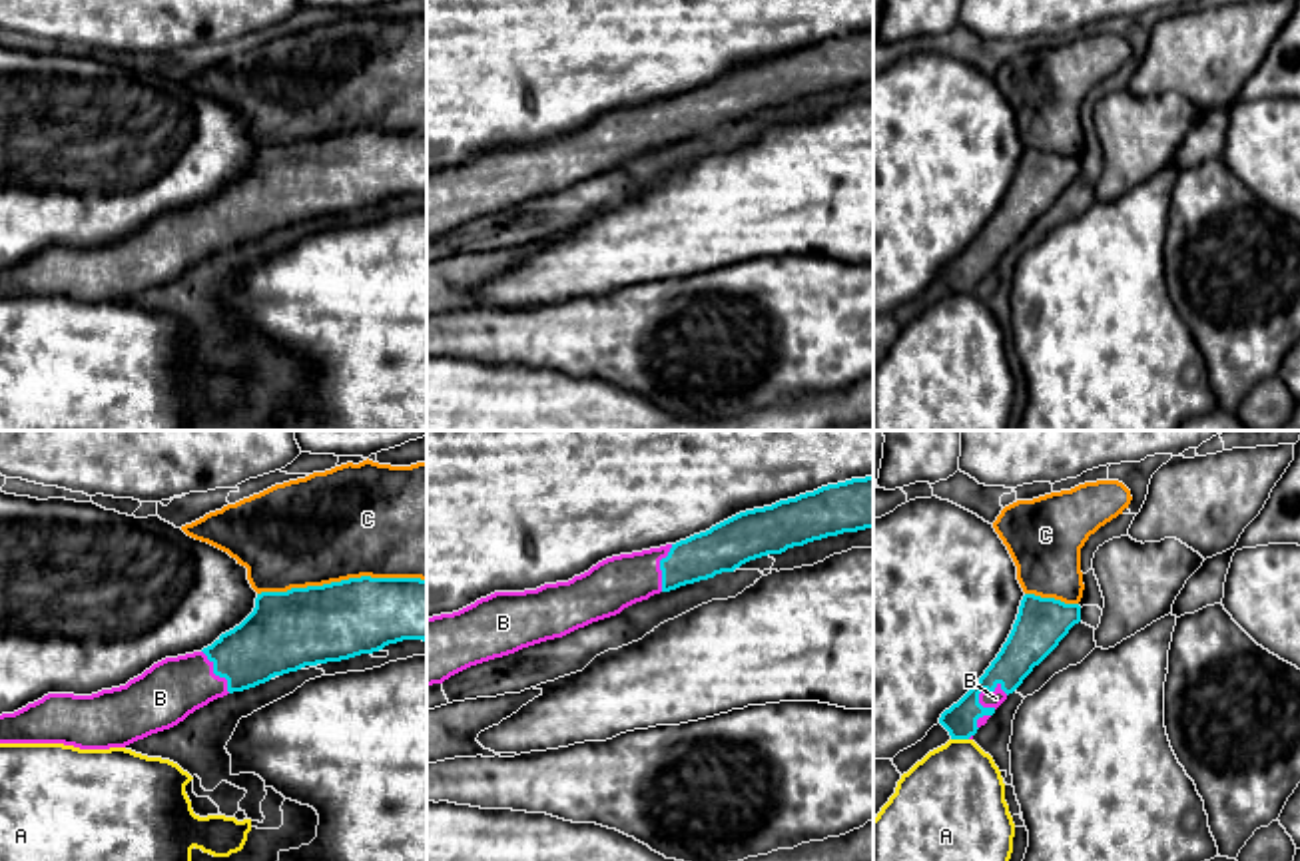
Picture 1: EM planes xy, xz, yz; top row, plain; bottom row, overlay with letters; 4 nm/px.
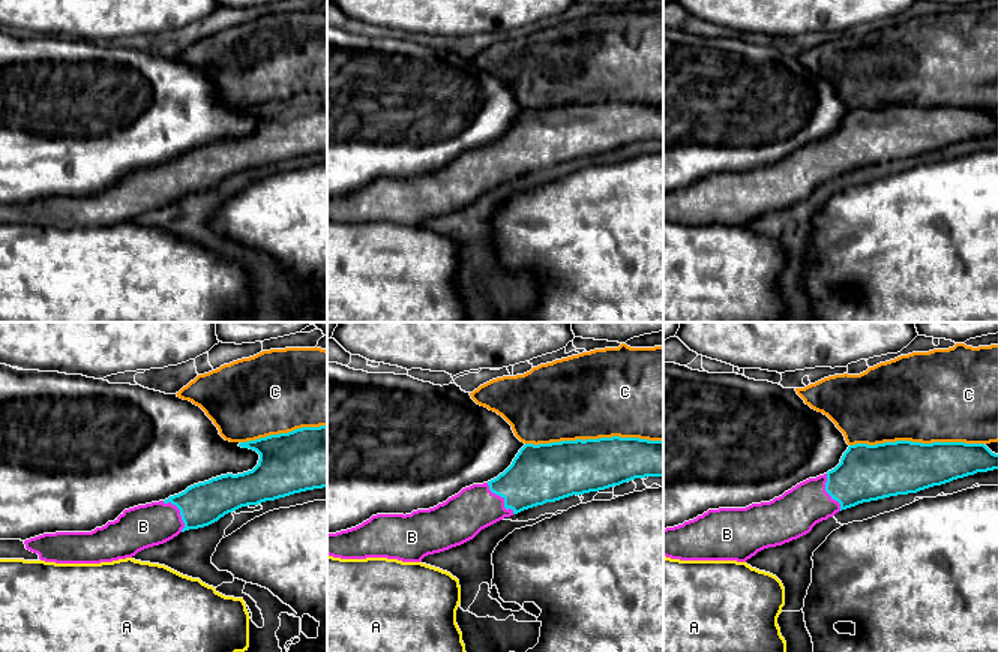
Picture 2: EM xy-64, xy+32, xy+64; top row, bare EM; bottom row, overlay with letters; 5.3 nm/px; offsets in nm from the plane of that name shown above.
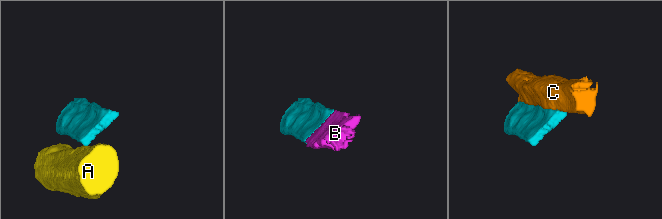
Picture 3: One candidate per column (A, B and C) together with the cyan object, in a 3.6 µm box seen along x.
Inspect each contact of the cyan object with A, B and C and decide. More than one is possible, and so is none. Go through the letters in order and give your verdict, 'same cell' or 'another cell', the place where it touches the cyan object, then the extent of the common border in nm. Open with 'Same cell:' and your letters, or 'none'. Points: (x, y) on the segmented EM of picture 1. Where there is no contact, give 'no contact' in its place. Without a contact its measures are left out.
Same cell: B
A: another cell; contact yz (960, 738); length 70 nm
B: same cell; contact yz (989, 690); length 130 nm
C: another cell; contact xy (341, 580); length 700 nm

